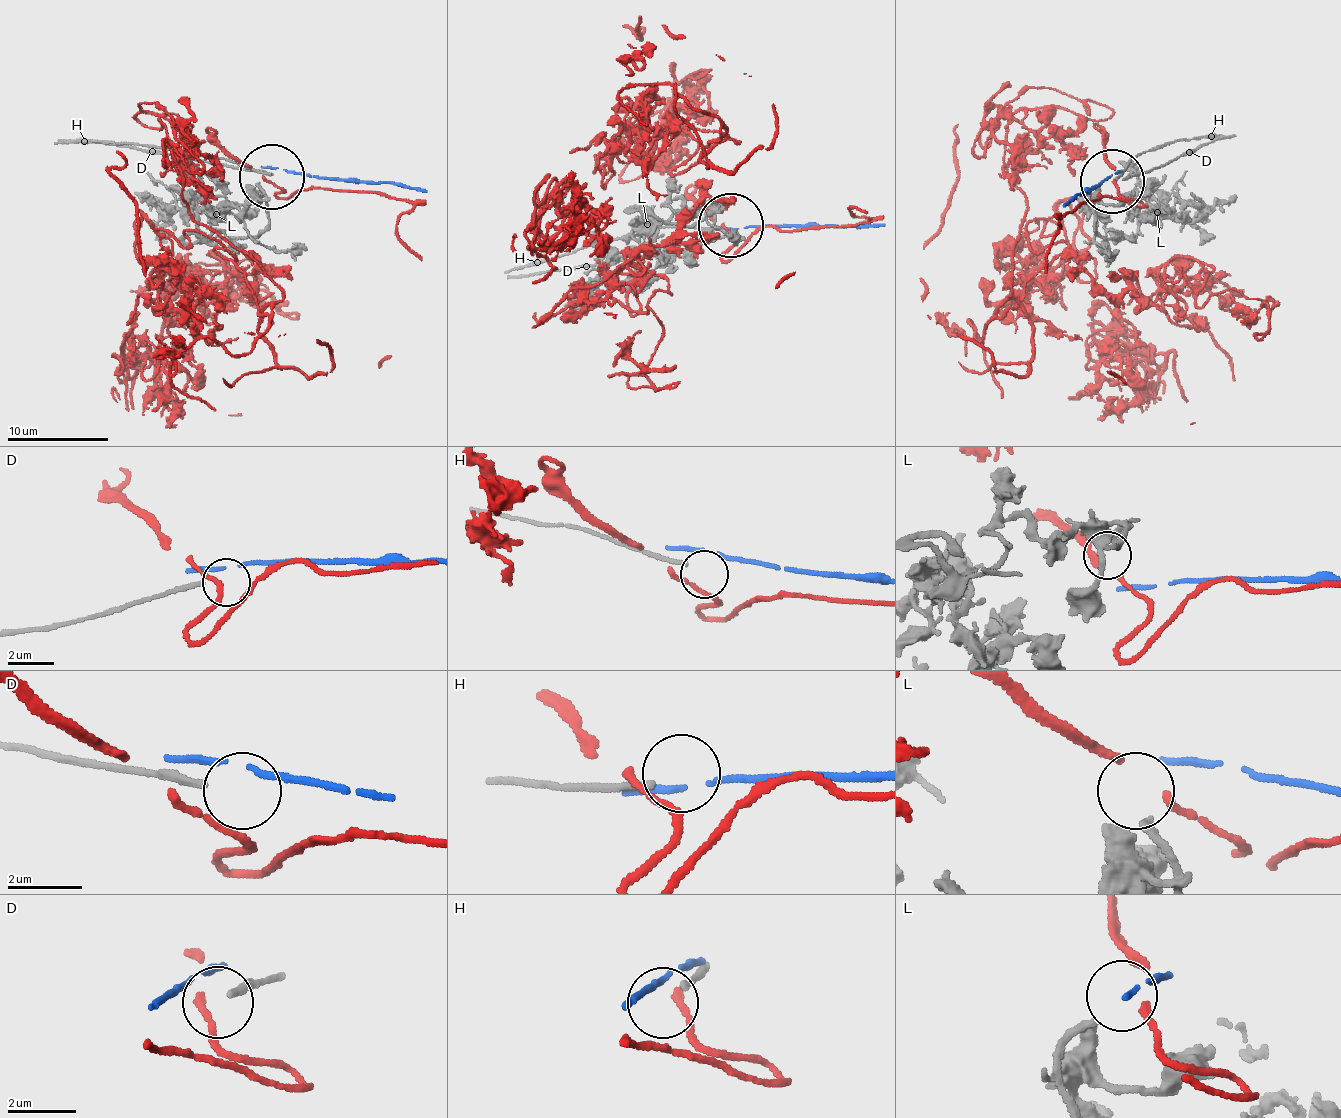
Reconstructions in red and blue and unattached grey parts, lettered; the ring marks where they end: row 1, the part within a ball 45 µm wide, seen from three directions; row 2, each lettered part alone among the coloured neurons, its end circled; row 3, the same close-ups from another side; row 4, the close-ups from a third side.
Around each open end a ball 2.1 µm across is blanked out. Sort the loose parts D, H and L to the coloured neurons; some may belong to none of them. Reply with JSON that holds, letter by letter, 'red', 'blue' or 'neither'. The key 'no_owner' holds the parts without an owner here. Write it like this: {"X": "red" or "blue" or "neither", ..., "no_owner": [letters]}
{"D": "neither", "H": "neither", "L": "red", "no_owner": ["D", "H"]}

